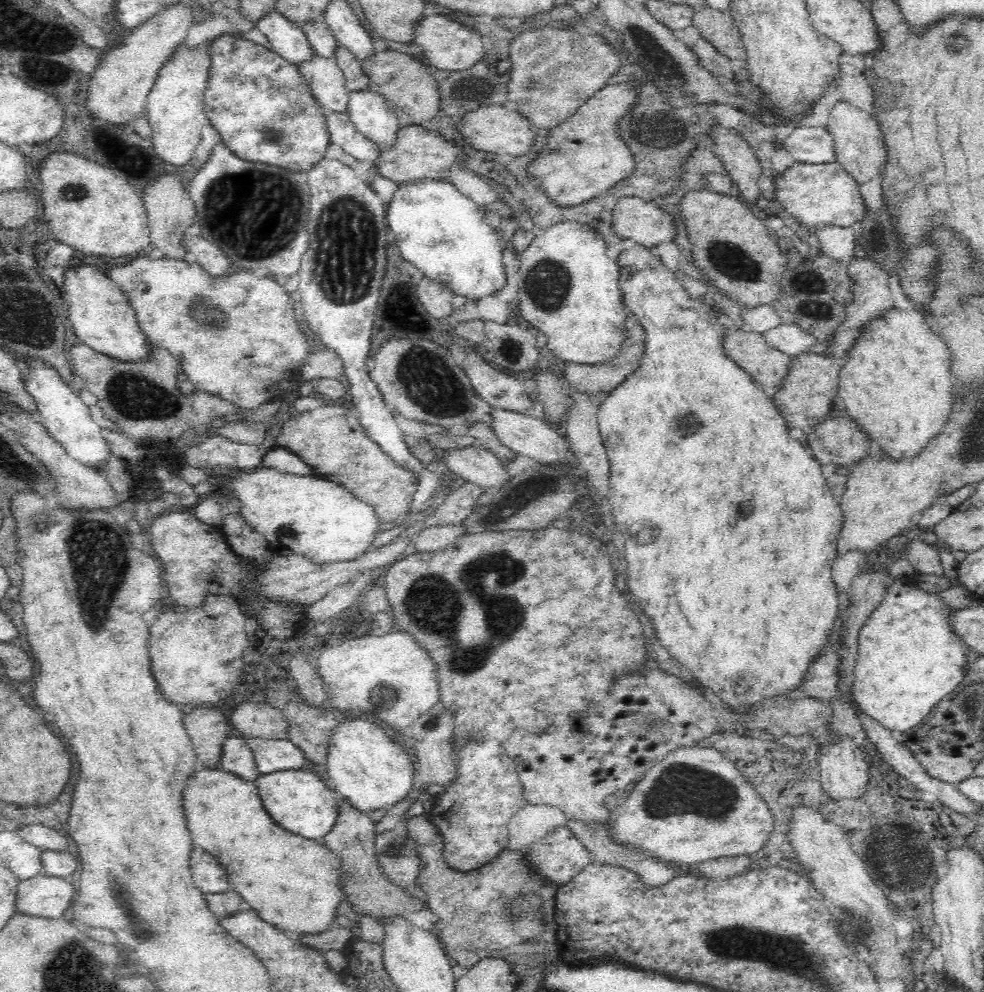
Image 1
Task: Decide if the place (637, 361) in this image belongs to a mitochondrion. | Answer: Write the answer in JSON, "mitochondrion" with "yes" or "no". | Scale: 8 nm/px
{"mitochondrion":"no"}

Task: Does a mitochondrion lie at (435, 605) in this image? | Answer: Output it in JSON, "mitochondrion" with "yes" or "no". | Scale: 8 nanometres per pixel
{"mitochondrion":"yes"}

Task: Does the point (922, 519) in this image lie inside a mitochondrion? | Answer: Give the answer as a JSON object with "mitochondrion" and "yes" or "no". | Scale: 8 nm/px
{"mitochondrion":"no"}

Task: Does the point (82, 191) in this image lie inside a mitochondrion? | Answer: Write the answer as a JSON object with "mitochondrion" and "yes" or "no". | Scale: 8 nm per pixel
{"mitochondrion":"yes"}

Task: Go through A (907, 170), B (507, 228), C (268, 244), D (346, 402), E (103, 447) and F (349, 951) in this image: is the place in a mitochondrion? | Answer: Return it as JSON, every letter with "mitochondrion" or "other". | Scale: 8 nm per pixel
{"A":"other","B":"other","C":"mitochondrion","D":"other","E":"other","F":"other"}

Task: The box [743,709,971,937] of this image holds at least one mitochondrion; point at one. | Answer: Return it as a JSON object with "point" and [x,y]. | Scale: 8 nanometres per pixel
{"point":[889,847]}

